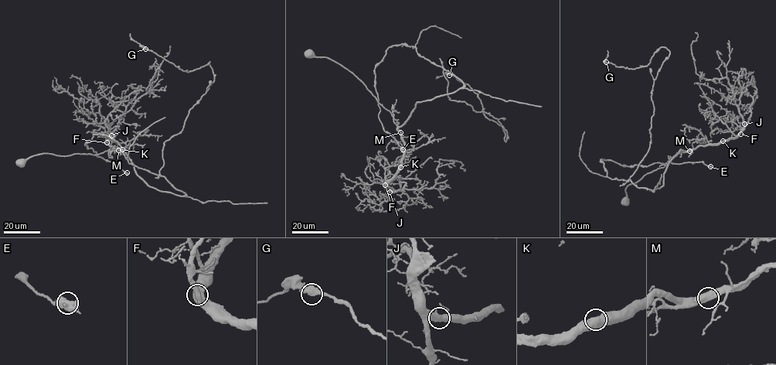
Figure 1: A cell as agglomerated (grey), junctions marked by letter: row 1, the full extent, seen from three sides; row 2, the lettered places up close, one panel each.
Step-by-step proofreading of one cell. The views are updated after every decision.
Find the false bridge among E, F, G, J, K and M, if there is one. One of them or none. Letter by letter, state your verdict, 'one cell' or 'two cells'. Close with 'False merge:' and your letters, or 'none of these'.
E: one cell
F: one cell
G: one cell
J: one cell
K: one cell
M: one cell
False merge: none of these

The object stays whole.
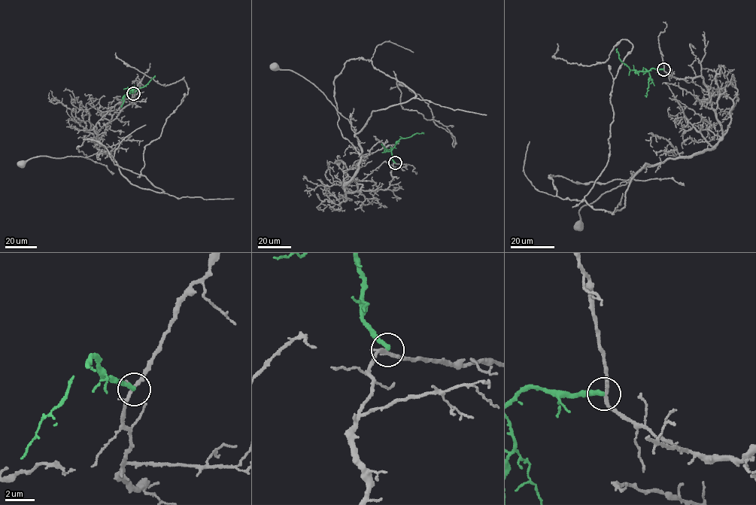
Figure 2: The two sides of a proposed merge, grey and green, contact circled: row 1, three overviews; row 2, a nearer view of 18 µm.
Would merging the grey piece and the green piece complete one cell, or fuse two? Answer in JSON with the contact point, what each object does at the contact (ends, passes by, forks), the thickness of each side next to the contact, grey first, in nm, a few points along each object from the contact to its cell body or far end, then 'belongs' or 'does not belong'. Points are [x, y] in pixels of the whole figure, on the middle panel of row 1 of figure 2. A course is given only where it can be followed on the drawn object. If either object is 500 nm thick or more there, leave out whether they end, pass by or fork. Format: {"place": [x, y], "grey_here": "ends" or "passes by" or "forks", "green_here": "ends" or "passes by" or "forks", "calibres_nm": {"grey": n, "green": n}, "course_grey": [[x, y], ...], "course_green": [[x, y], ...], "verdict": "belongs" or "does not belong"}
{"place": [395, 162], "grey_here": "passes by", "green_here": "ends", "calibres_nm": {"grey": 240, "green": 300}, "course_grey": [[395, 162], [387, 189], [345, 191], [361, 153], [351, 124], [314, 84], [289, 70], [272, 68]], "course_green": [[395, 162], [391, 151], [400, 138], [417, 133], [423, 134]], "verdict": "does not belong"}

